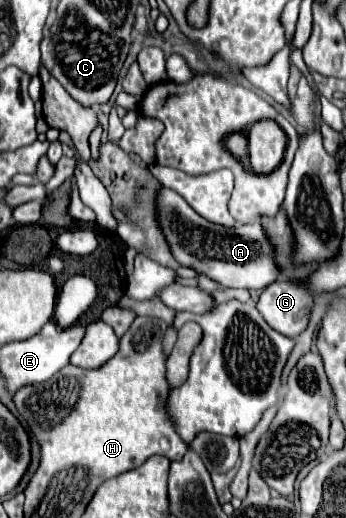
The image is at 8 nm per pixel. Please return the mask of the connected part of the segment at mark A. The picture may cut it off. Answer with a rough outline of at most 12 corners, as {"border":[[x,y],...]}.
{"border":[[179,193],[157,207],[181,265],[225,287],[281,275],[261,221],[215,225]]}

